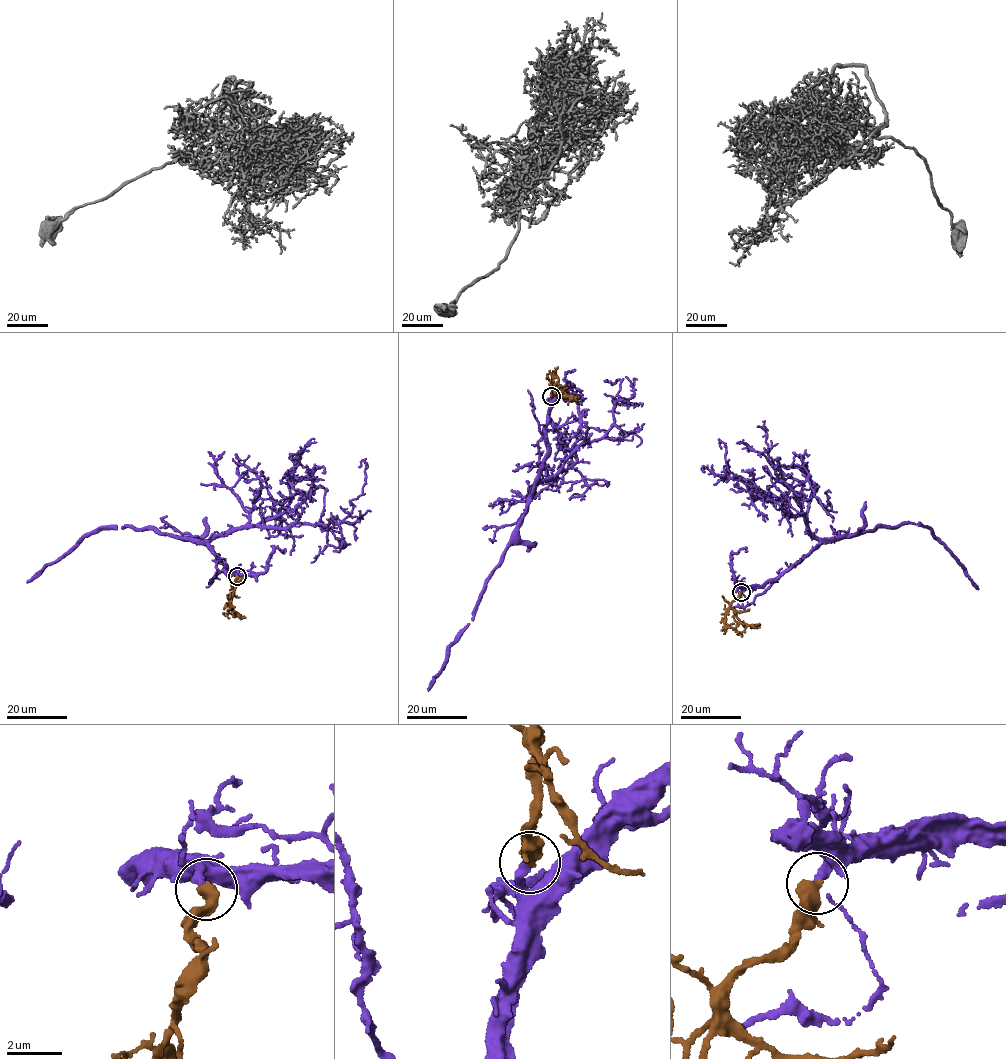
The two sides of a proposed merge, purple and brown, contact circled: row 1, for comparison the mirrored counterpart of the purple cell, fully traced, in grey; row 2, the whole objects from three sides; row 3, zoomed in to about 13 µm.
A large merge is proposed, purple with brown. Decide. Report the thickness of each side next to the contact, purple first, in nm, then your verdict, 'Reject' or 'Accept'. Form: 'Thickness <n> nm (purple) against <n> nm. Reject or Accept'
Thickness 300 nm (purple) against 550 nm. Accept

